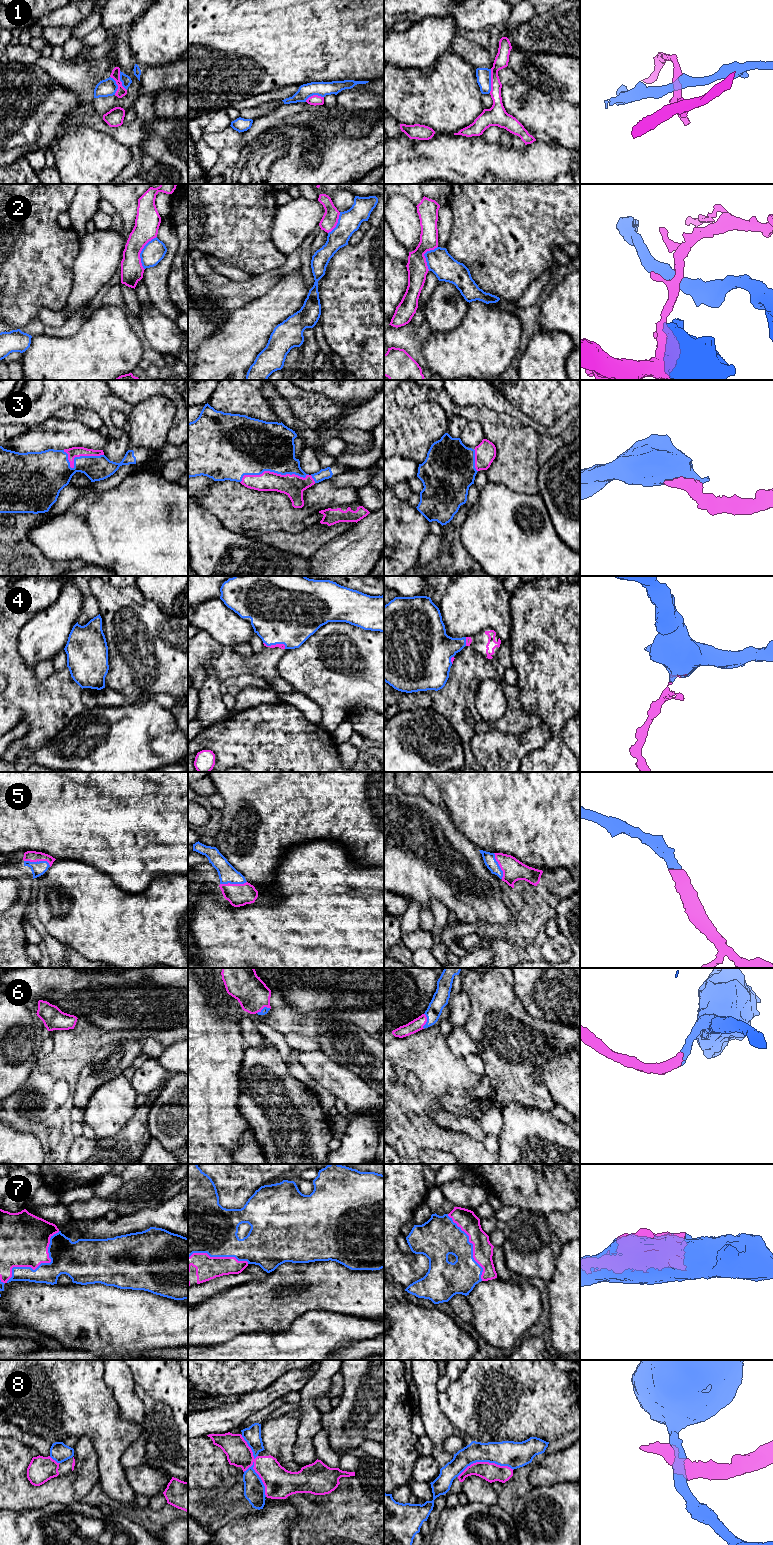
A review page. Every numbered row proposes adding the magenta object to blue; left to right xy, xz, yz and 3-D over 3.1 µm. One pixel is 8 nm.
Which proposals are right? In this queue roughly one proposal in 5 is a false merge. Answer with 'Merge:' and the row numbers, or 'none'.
Merge: 3, 4, 5, 6, 7

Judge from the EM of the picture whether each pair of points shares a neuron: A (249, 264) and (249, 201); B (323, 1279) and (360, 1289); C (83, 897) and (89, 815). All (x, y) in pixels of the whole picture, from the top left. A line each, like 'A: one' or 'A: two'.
A: one
B: one
C: two

